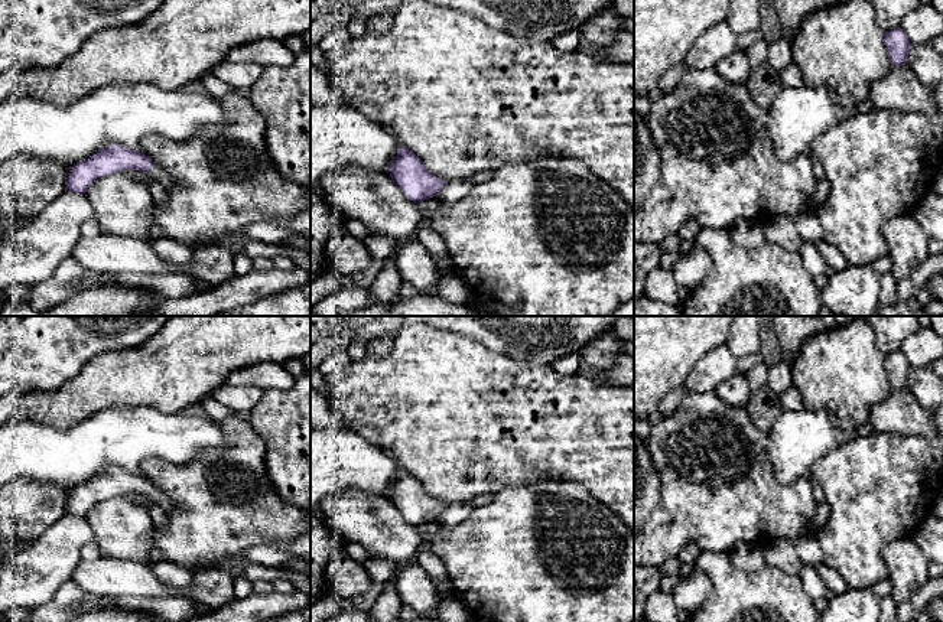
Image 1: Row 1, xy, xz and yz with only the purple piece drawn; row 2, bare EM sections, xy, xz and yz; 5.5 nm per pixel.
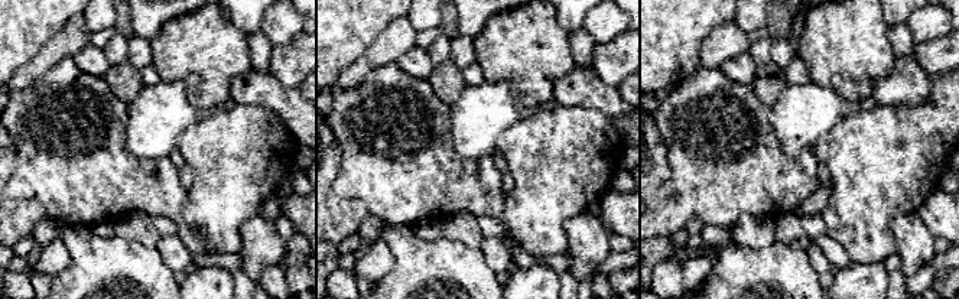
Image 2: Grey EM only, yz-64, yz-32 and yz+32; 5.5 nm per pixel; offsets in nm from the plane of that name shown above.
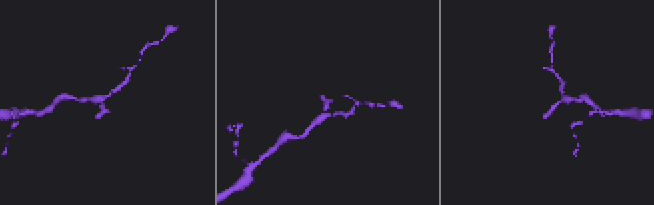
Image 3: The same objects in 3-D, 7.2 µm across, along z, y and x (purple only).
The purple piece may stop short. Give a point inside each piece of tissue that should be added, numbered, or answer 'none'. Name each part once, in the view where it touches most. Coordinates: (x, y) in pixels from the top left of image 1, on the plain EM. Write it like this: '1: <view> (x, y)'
1: xy (165, 502)

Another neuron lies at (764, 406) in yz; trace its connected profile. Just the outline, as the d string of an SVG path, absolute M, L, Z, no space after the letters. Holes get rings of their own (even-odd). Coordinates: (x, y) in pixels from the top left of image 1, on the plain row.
M768 387L751 393L745 408L752 423L765 434L770 433L774 421L783 413L780 397Z

